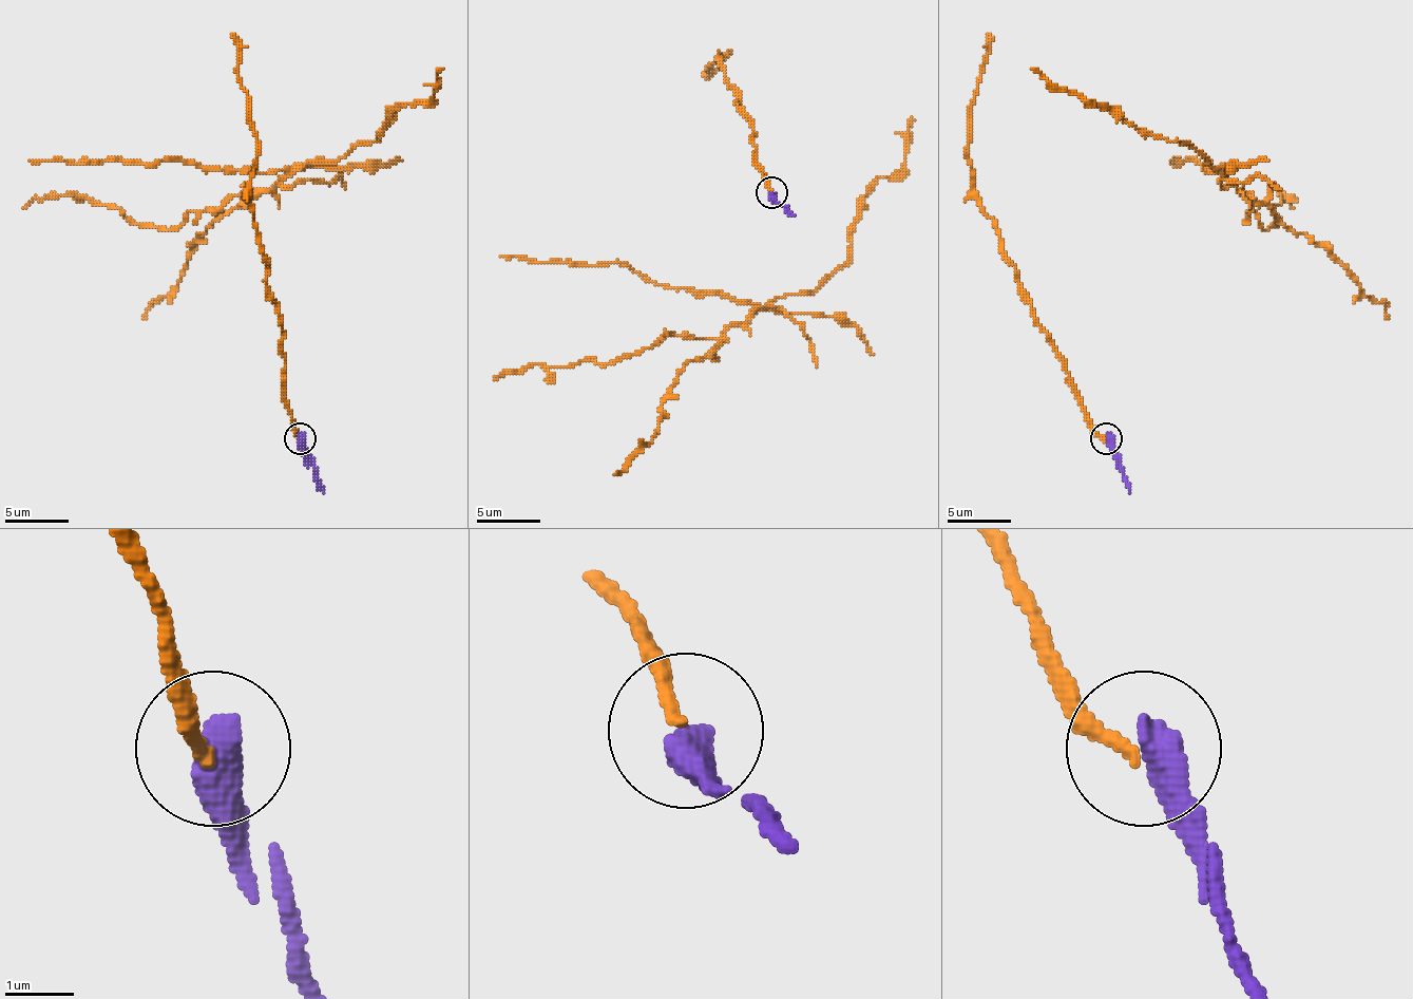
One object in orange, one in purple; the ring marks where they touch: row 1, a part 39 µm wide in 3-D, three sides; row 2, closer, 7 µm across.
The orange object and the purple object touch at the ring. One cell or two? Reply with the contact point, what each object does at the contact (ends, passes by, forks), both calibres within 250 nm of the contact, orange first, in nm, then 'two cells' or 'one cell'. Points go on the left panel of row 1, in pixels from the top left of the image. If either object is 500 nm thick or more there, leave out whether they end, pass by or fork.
(300, 438) | 200/600 nm | two cells

